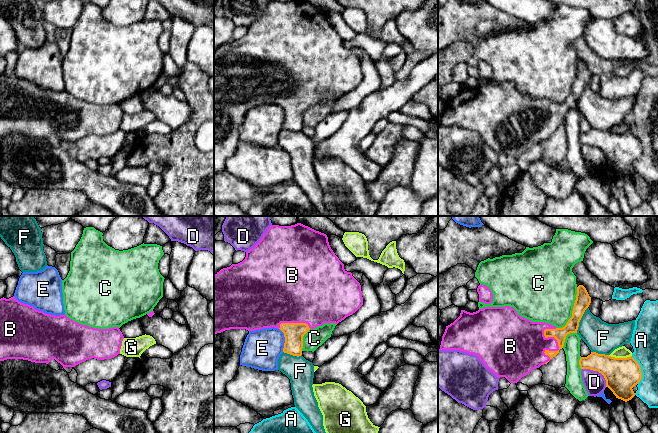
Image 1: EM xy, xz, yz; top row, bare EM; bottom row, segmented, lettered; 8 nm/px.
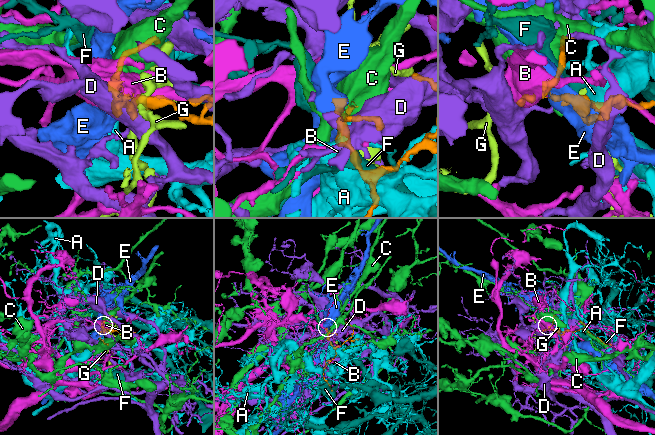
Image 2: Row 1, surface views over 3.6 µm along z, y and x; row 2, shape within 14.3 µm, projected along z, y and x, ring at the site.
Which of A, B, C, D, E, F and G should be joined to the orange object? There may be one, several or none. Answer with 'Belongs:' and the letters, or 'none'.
Belongs: B

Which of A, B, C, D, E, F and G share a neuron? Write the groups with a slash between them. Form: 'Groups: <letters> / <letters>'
Groups: A / B / C / D / E / F / G

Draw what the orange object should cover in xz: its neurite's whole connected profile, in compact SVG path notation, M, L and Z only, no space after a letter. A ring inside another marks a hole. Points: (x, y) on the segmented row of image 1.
M301 223L291 226L270 226L262 239L252 249L246 252L246 257L242 262L223 268L214 275L214 334L230 329L246 329L248 331L255 331L274 327L280 329L284 333L285 343L283 352L297 357L302 355L303 336L310 329L315 329L318 326L322 326L324 323L338 324L346 317L355 313L362 305L363 297L361 285L352 276L351 272L347 272L344 269L344 264L335 255L329 245L327 235Z

